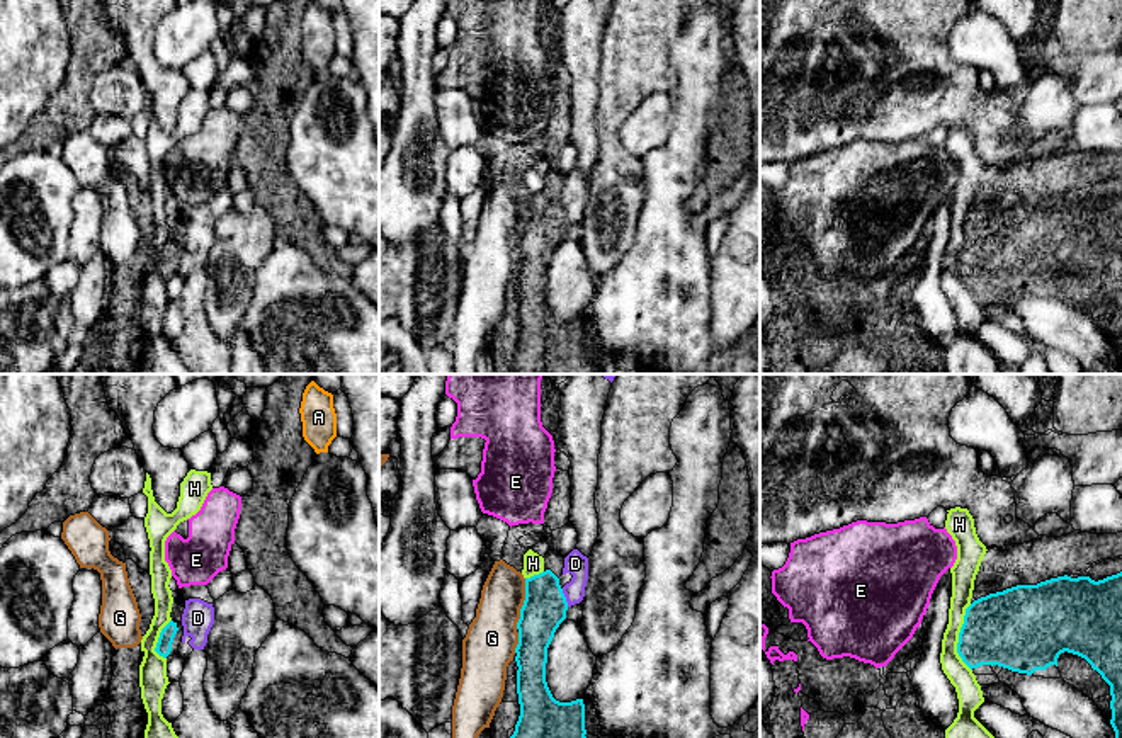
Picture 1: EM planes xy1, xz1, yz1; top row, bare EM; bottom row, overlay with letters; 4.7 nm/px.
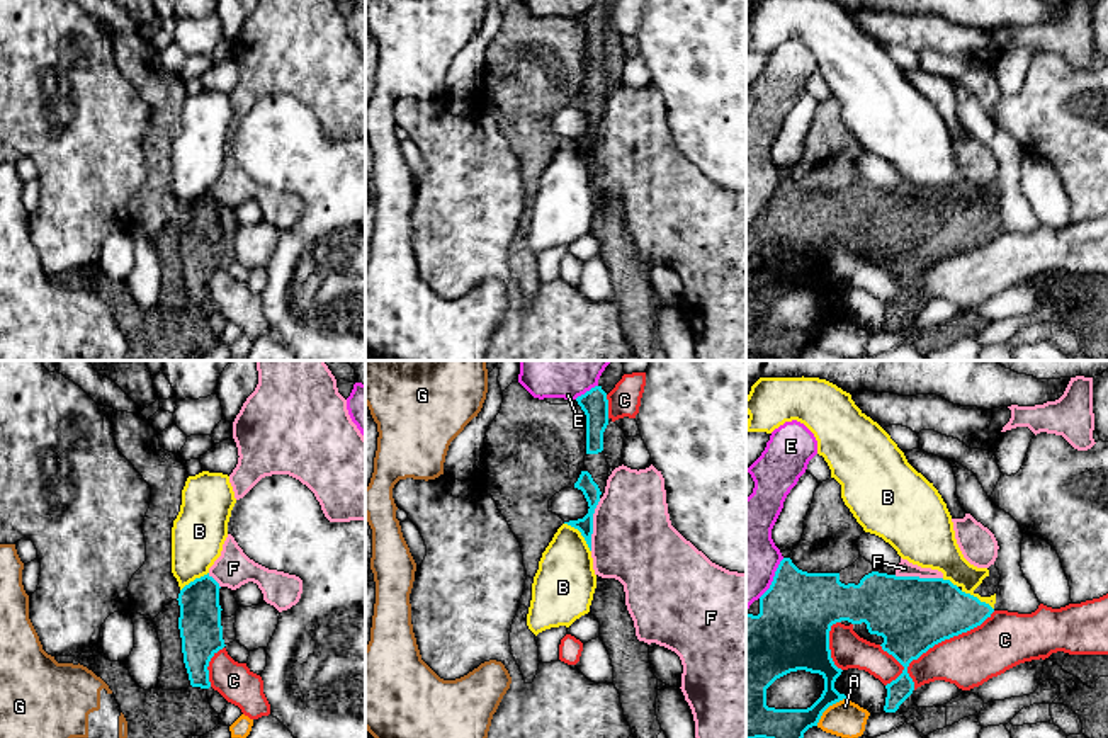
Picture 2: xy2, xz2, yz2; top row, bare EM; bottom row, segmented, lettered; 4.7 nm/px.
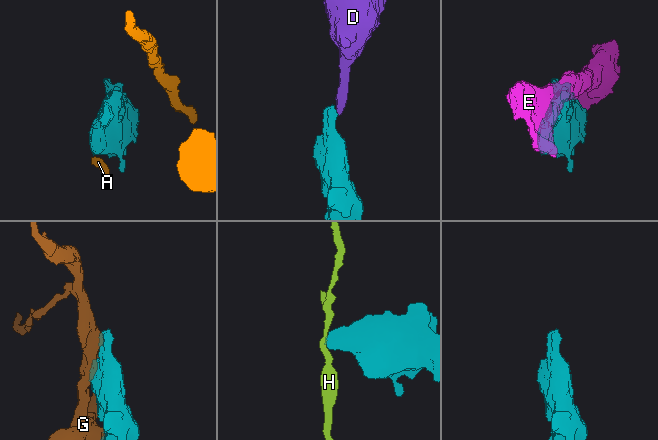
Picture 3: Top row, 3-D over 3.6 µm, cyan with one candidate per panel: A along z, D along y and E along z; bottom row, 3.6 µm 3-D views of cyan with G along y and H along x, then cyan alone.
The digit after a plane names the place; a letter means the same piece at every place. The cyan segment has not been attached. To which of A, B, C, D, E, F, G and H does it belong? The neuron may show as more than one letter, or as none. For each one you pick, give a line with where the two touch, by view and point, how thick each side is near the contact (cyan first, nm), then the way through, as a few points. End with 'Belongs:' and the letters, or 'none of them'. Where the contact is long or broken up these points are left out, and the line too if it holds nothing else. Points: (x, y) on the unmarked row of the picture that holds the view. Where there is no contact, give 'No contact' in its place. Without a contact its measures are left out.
D: Touches cyan at xz1 (565, 216). Thickness 200 nm (cyan) against 110 nm. Path across: xz1 (544, 227), (565, 216), (577, 204), (575, 182)
Belongs: D

